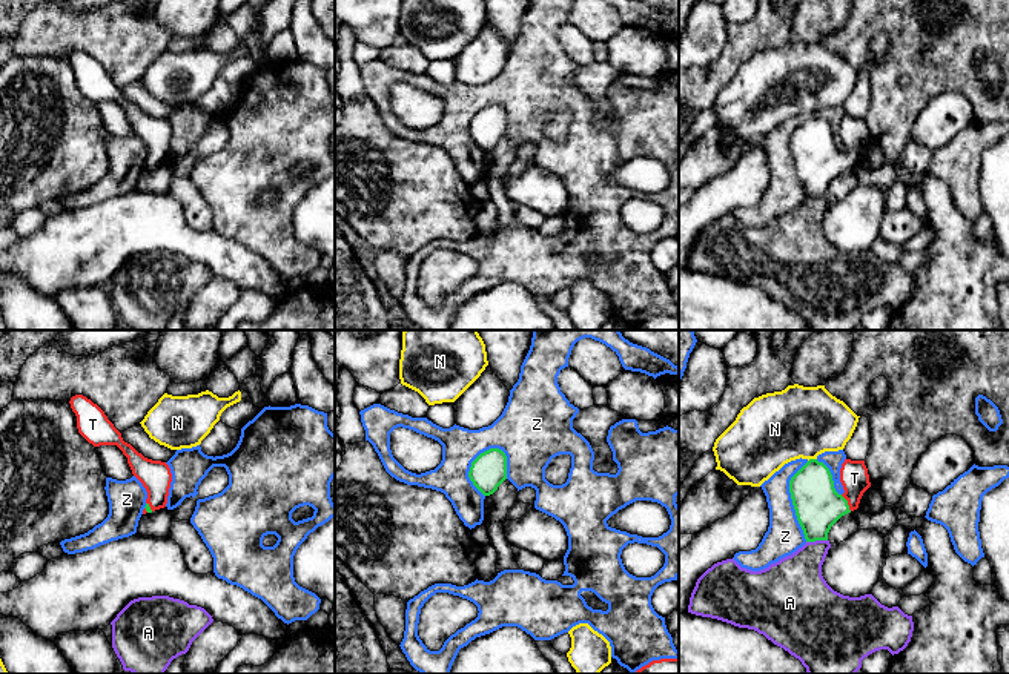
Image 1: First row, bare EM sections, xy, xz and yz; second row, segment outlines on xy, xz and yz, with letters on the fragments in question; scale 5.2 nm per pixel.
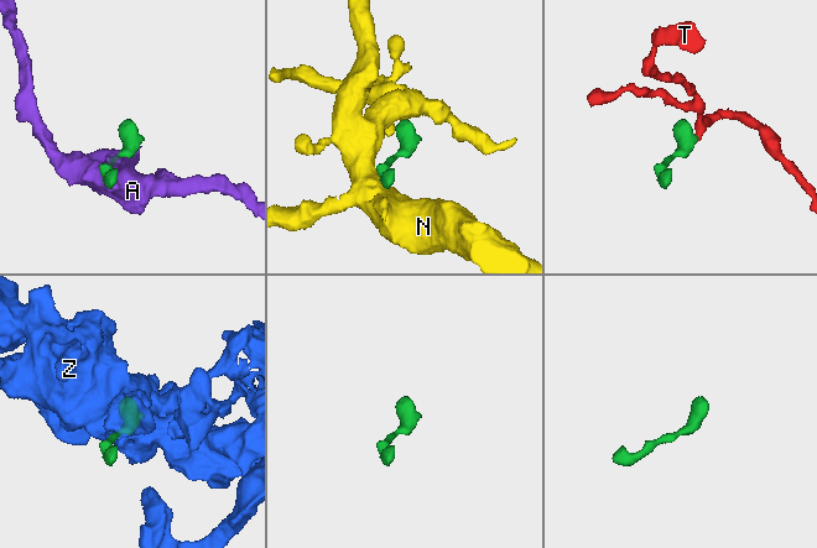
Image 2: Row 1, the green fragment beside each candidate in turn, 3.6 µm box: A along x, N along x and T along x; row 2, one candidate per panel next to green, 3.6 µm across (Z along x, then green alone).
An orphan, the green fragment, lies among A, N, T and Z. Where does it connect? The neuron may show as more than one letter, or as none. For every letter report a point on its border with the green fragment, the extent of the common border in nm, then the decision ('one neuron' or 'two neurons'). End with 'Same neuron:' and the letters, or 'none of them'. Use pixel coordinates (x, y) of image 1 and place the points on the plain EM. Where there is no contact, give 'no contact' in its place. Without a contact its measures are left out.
A: yz (816, 195) | 110 nm | two neurons
N: yz (811, 115) | 50 nm | two neurons
T: yz (846, 158) | 110 nm | one neuron
Z: xz (470, 123) | 280 nm | two neurons
Same neuron: T

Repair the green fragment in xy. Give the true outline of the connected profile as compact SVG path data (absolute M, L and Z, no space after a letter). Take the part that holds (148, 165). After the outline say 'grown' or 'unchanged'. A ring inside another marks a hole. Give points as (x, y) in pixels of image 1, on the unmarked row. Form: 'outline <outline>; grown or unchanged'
outline M75 51L69 57L77 72L78 89L94 103L117 101L127 114L132 131L147 147L143 170L164 164L167 160L172 129L166 118L152 117L124 98L121 89L108 75L104 68L83 51Z; grown

